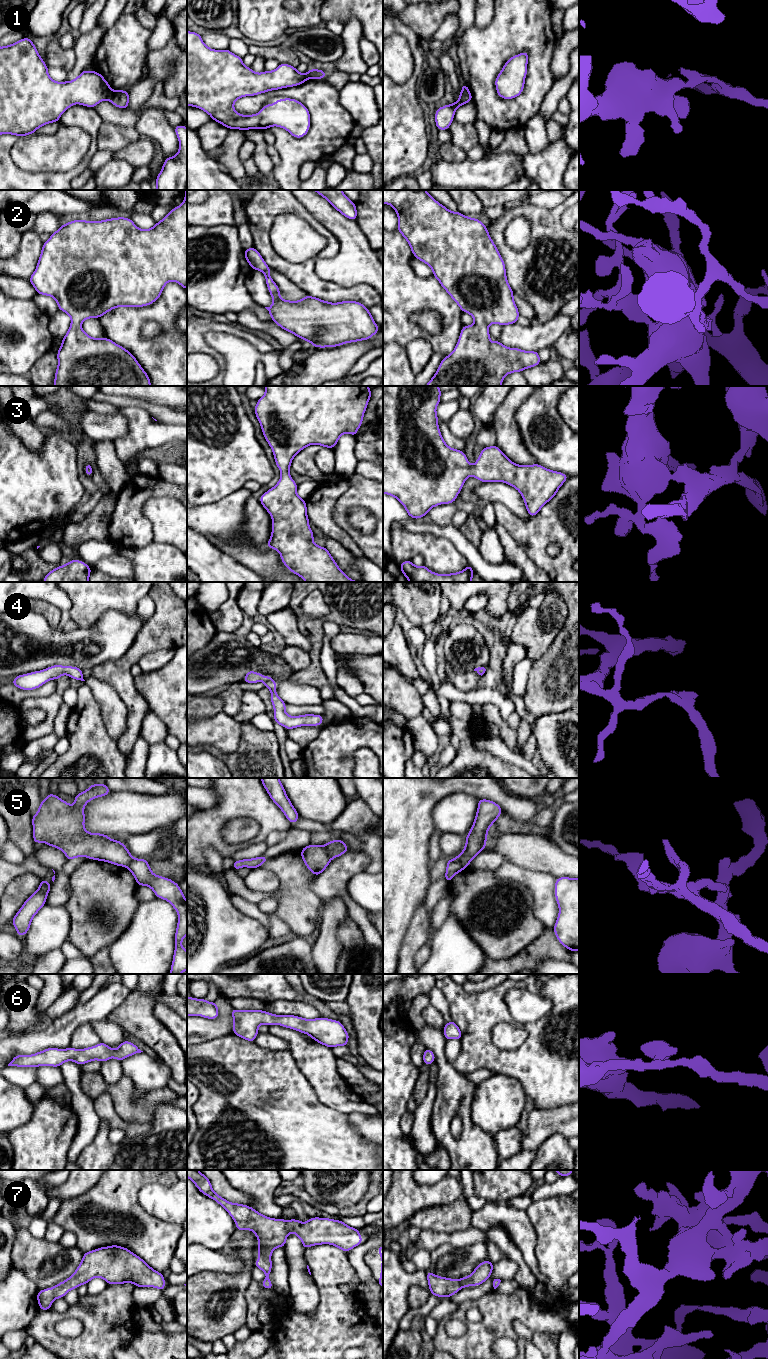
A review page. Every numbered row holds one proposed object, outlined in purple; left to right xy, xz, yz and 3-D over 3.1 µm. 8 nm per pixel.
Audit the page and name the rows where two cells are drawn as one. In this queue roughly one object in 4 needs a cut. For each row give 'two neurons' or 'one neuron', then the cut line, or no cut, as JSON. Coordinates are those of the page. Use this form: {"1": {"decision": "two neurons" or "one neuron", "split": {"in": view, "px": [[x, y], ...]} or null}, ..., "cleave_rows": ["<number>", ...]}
{"1": {"decision": "two neurons", "split": {"in": "xy", "px": [[110, 89], [106, 99]]}}, "2": {"decision": "one neuron", "split": null}, "3": {"decision": "one neuron", "split": null}, "4": {"decision": "one neuron", "split": null}, "5": {"decision": "two neurons", "split": {"in": "xz", "px": [[322, 846], [331, 858]]}}, "6": {"decision": "one neuron", "split": null}, "7": {"decision": "one neuron", "split": null}, "cleave_rows": ["1", "5"]}

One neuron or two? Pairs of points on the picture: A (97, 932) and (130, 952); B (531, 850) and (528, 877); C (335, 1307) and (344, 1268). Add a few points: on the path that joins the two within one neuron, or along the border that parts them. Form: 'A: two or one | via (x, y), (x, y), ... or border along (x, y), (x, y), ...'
A: two | border along (129, 924), (108, 947)
B: two | border along (507, 860), (526, 868), (546, 871), (552, 875)
C: one | via (334, 1297), (334, 1278)

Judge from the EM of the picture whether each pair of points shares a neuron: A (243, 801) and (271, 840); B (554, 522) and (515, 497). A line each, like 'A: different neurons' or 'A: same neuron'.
A: different neurons
B: different neurons

